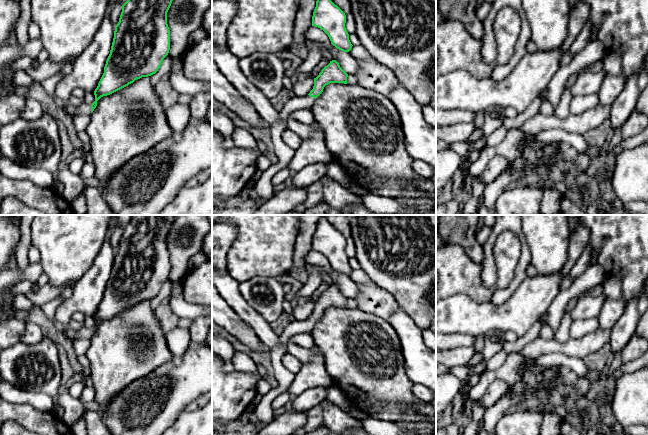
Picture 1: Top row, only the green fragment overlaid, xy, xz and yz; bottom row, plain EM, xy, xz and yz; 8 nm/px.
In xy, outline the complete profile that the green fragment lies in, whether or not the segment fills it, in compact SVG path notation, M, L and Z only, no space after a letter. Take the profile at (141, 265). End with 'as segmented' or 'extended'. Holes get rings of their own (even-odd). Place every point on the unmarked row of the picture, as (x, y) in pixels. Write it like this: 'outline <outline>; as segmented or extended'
outline M133 215L122 229L118 248L115 250L110 278L106 284L104 297L94 315L92 328L82 326L78 330L68 329L65 336L75 341L90 340L97 330L97 325L110 319L135 304L155 298L170 274L170 254L167 248L167 236L178 215Z; extended

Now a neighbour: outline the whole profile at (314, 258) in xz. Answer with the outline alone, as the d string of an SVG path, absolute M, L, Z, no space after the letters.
M311 250L306 257L307 265L320 266L322 270L328 275L331 273L332 268L328 259L318 251Z

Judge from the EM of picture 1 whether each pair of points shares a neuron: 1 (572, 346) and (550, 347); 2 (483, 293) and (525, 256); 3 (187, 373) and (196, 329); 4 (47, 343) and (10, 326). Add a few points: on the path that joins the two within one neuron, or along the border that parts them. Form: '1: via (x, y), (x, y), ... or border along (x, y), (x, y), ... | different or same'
1: via (567, 347), (555, 347) | same
2: border along (480, 266), (481, 281), (486, 286), (492, 288) | different
3: border along (201, 342), (192, 344) | different
4: border along (20, 341), (10, 347) | different

